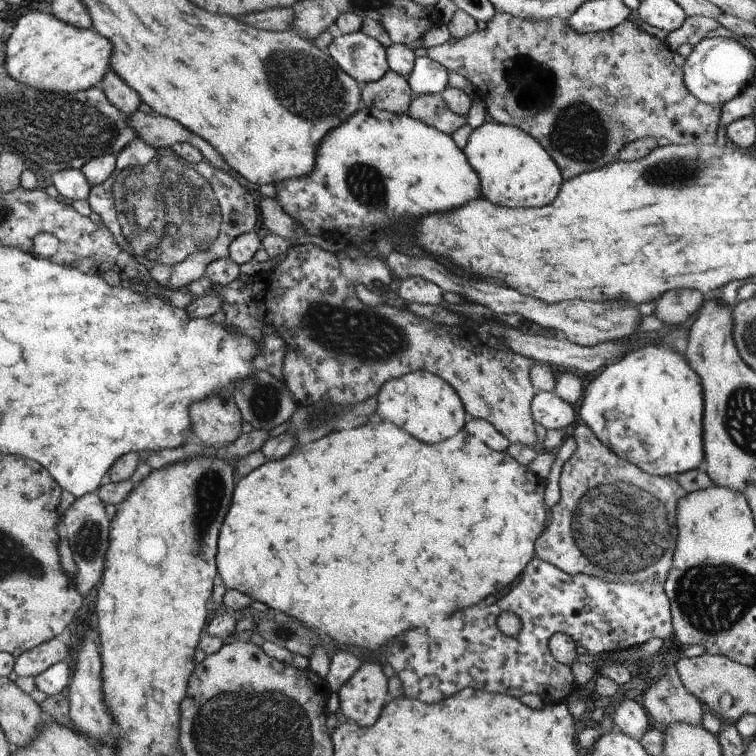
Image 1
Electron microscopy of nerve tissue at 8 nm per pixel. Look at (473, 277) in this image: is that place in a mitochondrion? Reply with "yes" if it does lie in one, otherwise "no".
no

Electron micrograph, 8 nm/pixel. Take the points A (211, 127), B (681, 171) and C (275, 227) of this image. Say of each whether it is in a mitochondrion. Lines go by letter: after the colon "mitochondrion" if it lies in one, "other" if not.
A: other
B: mitochondrion
C: other

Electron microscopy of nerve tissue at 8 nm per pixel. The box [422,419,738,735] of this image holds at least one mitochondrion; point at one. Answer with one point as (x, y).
(621, 528)

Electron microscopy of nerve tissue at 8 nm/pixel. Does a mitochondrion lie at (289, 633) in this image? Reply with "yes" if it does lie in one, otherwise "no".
yes

